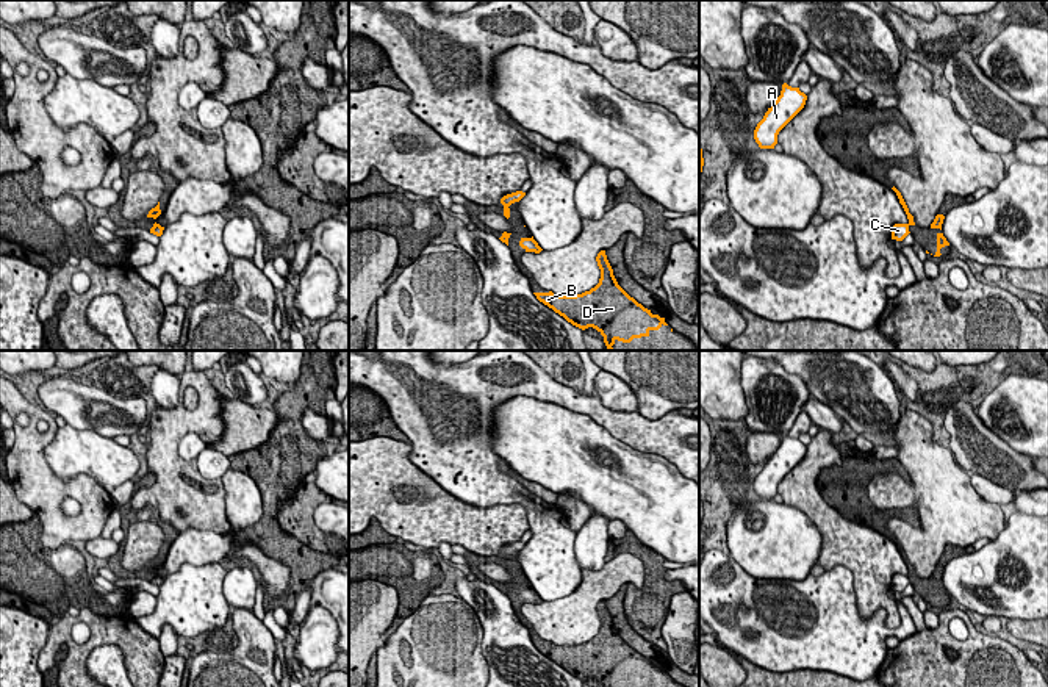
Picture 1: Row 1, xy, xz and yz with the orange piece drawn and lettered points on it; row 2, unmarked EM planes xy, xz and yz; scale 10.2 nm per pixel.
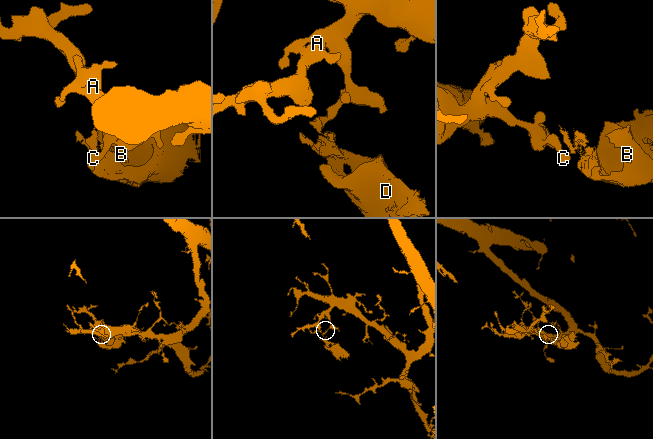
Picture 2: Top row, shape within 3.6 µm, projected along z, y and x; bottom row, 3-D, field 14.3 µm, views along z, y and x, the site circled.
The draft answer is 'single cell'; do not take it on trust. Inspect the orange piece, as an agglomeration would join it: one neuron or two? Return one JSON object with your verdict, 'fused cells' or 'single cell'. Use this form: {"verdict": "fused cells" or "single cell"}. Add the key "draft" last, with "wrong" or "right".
{"verdict": "fused cells", "draft": "wrong"}

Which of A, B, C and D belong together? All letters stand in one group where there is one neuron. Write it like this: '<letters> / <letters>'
A C / B D

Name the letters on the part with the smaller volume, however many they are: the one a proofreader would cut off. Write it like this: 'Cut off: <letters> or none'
Cut off: B, D

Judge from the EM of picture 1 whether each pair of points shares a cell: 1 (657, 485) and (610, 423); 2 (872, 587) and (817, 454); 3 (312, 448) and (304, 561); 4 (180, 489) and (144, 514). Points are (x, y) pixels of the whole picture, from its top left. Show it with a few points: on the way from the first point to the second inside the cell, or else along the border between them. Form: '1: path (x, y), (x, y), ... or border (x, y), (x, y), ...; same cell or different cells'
1: border (596, 421), (631, 446), (660, 456); different cells
2: path (861, 554), (809, 501), (809, 487); same cell
3: path (283, 476), (271, 493), (271, 529), (276, 534); same cell
4: border (130, 503), (136, 509), (150, 504), (158, 514); different cells

